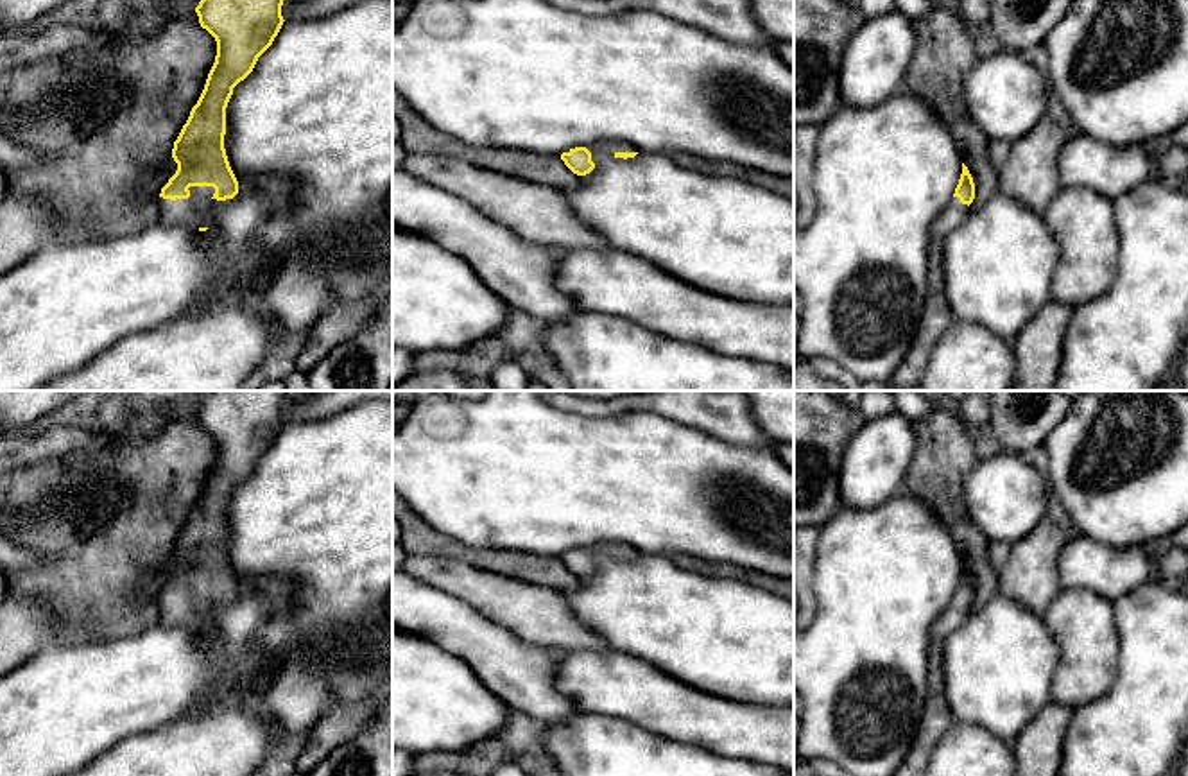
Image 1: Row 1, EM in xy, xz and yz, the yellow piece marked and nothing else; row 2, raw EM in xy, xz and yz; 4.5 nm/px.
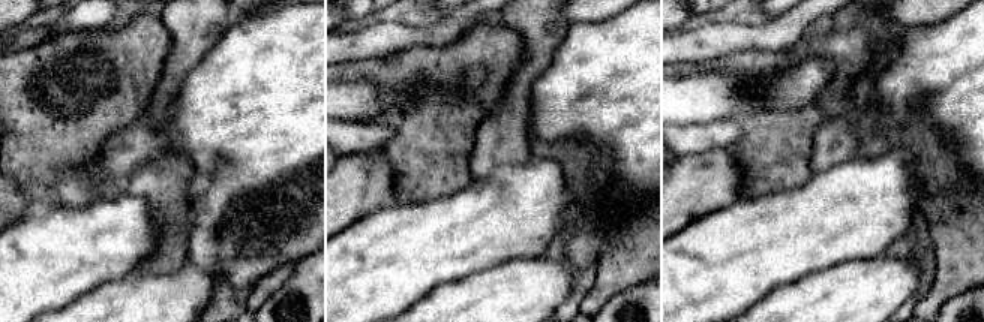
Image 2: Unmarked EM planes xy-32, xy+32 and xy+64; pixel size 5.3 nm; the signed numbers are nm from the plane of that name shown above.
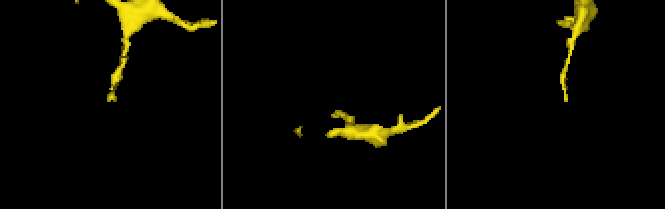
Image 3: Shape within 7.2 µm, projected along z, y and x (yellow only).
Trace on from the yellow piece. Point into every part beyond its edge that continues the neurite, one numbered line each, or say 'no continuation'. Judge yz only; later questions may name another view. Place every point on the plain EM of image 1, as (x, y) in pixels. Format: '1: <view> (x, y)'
1: yz (936, 719)

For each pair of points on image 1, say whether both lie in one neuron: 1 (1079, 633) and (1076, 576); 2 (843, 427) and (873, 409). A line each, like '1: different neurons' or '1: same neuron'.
1: different neurons
2: different neurons

